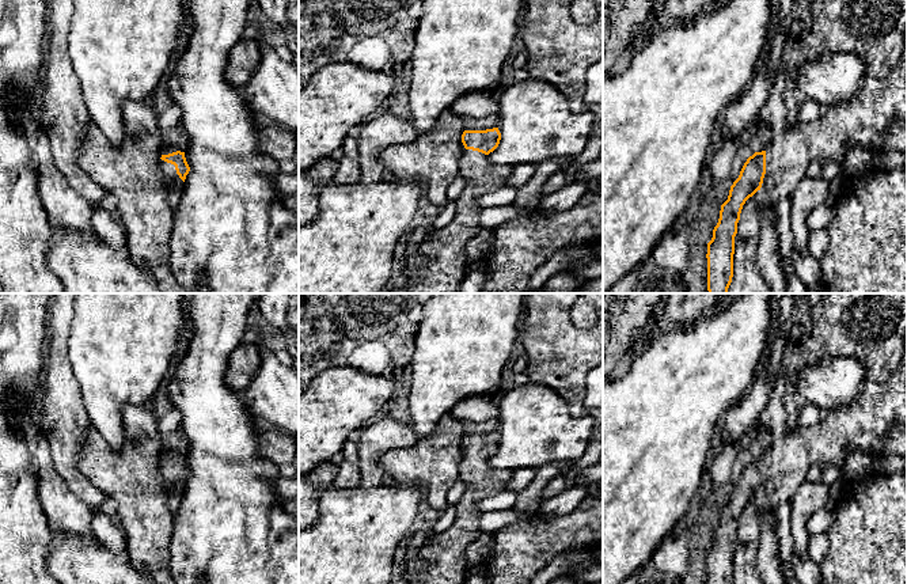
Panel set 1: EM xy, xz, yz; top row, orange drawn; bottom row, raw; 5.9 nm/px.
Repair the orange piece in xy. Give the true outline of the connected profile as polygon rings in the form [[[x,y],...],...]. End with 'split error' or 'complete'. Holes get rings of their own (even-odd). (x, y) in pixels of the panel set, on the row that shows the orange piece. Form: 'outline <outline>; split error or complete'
outline [[[163,145],[160,166],[168,189],[168,202],[175,209],[182,198],[182,186],[190,171],[185,152],[181,152],[174,145]]]; split error

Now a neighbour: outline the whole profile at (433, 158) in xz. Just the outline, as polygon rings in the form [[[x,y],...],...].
[[[447,110],[429,133],[387,148],[380,156],[380,164],[398,179],[421,181],[428,200],[444,206],[448,202],[448,187],[459,177],[459,162],[466,151],[463,132],[462,118]]]

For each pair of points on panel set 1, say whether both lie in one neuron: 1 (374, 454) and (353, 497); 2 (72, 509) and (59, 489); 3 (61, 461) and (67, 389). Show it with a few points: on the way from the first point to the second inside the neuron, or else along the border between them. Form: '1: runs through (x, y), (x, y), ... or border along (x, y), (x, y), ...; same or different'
1: border along (359, 485), (361, 488), (382, 486); different
2: runs through (67, 504), (59, 495); same
3: runs through (65, 443), (65, 406); same

